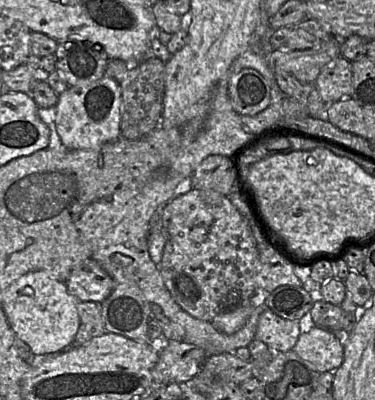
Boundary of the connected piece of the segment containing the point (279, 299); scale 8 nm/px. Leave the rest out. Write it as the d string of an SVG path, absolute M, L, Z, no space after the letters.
M280 286L264 302L266 309L281 318L292 321L299 321L311 311L312 306L313 300L302 286Z

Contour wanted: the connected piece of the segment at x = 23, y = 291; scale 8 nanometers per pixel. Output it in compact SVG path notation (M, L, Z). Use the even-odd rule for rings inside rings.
M45 271L22 275L2 293L2 308L16 337L27 343L37 355L54 355L72 346L80 320L79 300L61 282Z

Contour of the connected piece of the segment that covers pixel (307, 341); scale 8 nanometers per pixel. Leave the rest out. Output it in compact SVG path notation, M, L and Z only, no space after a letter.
M317 326L301 333L292 351L320 374L337 370L344 359L344 346L337 335Z

